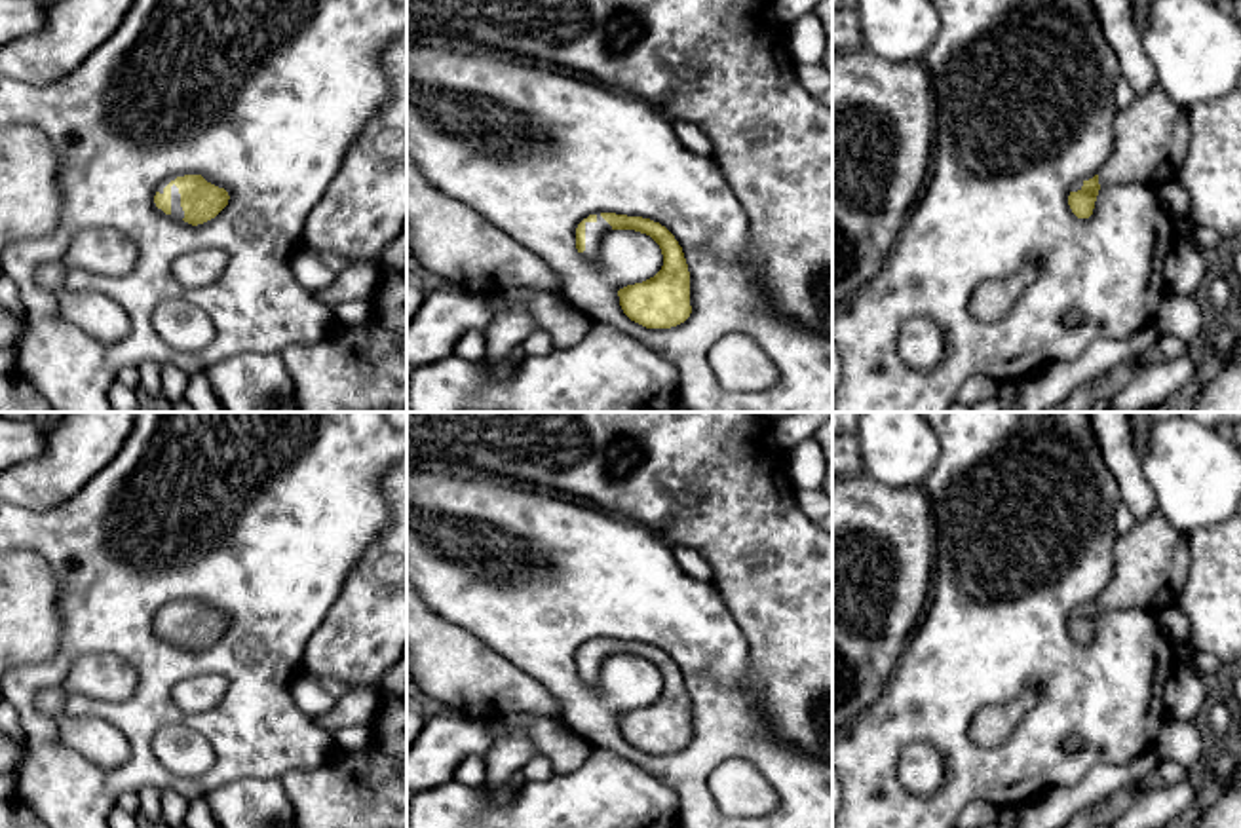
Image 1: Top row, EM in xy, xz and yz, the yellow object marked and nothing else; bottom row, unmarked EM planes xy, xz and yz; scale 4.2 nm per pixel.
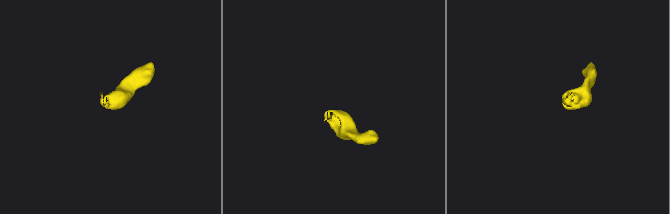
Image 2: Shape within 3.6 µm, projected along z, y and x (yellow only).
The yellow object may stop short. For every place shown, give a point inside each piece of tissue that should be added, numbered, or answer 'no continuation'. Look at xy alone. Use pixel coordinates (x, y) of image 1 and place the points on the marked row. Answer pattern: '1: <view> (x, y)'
1: xy (177, 211)

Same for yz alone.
1: yz (1150, 137)

